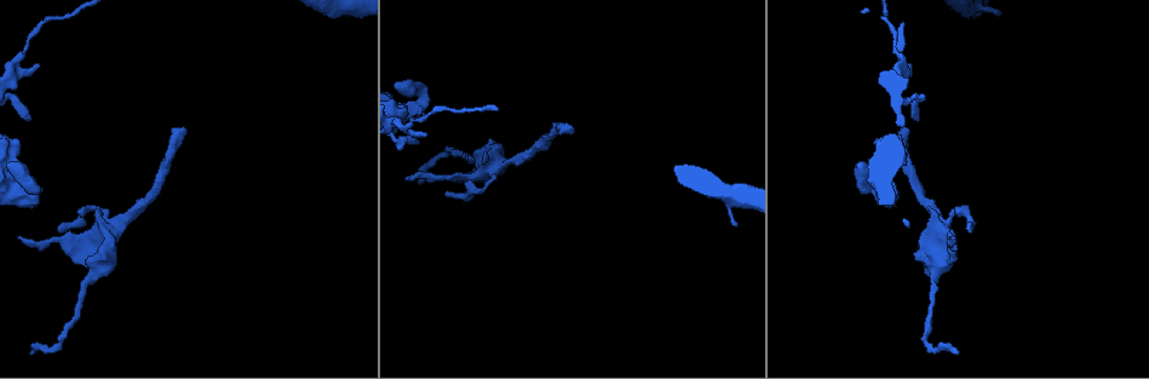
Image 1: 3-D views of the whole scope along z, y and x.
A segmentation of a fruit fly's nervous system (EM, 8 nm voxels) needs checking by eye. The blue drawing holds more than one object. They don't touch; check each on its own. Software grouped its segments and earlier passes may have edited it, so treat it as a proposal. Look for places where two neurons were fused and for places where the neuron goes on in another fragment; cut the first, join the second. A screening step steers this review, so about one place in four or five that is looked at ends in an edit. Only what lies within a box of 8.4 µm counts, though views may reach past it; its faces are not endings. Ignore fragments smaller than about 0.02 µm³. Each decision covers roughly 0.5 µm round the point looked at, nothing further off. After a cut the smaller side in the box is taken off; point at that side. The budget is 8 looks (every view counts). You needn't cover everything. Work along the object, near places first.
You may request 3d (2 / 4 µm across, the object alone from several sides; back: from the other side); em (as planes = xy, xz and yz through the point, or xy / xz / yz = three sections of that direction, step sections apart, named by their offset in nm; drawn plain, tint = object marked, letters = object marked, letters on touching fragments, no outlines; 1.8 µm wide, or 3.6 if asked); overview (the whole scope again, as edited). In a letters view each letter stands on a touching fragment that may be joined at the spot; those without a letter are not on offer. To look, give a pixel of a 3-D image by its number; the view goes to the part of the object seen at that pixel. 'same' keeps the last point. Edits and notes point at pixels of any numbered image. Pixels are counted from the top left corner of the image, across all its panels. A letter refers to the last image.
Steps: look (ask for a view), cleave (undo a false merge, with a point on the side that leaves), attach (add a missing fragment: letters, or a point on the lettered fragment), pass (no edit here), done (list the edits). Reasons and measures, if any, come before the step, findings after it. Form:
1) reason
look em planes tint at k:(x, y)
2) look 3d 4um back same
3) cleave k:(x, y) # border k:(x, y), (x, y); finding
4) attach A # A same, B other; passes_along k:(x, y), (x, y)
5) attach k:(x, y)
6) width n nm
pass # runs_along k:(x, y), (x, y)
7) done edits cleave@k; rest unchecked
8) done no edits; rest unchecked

branch stops here
look 3d 2um at 1:(174, 131)

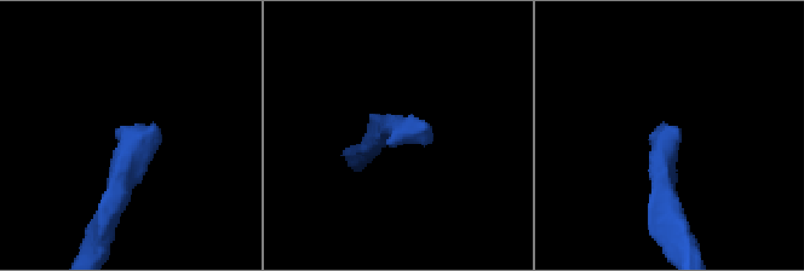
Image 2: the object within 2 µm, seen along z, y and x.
shape alone is not enough
look em planes letters at 2:(116, 131)

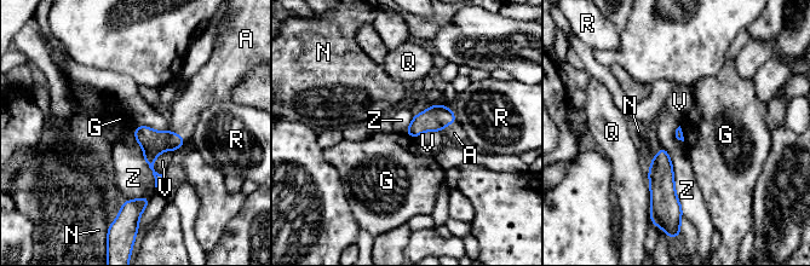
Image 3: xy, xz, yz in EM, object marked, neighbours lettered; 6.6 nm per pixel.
attach A # A same, G other, N other, Q other, R other, V other, Z other; it goes on there

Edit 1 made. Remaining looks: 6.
redraw
look overview

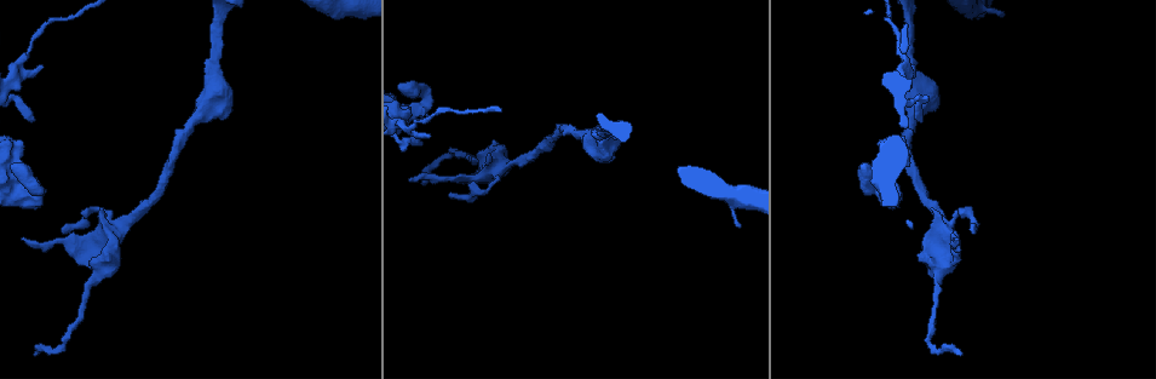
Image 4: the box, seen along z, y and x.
free end
look 3d 4um back at 4:(102, 208)

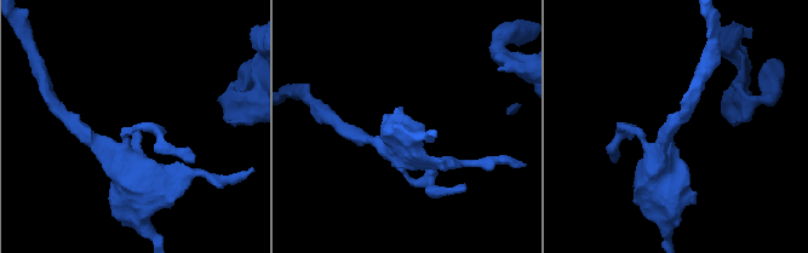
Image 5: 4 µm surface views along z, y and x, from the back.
now the EM
look em xz step 8 tint same

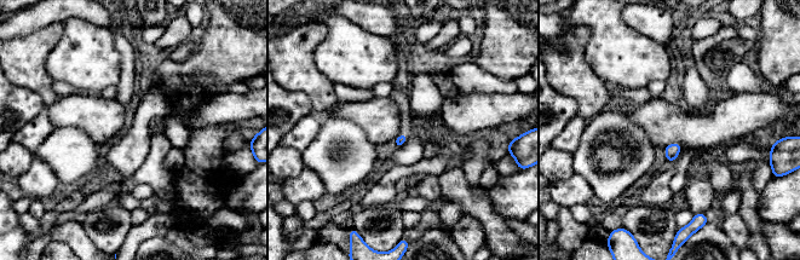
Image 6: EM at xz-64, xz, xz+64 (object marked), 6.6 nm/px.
another direction
look em planes letters same

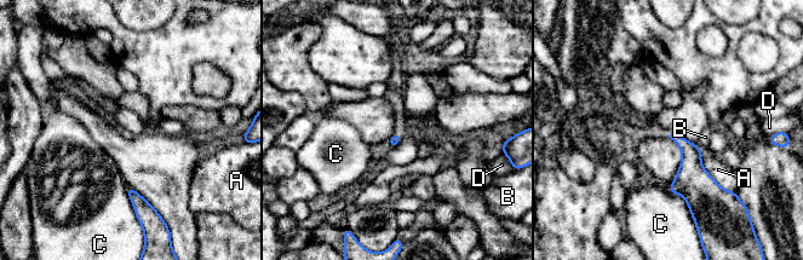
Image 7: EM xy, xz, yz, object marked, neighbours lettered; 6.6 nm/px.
pass # A other, B other, C other, D other; border 7:(669, 185), (692, 215); none of them fits

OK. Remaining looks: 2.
abrupt turn
look em planes letters at 4:(35, 191)

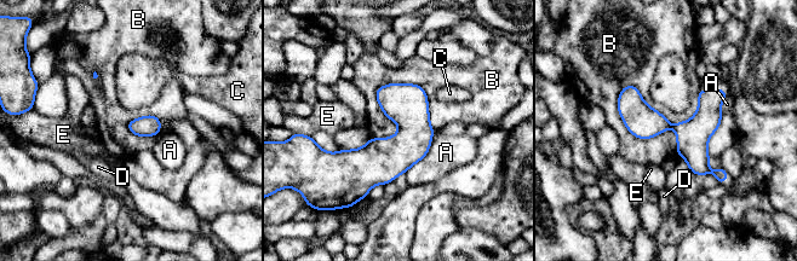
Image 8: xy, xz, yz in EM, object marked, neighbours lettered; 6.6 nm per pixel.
width 140 nm
pass # A other, B other, C other, D other, E other; border 8:(698, 99), (651, 138), (617, 110); all the same neuron

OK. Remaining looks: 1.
done edits attach@3; rest unchecked

